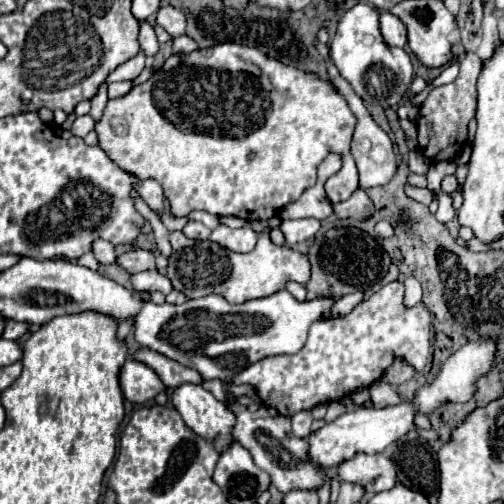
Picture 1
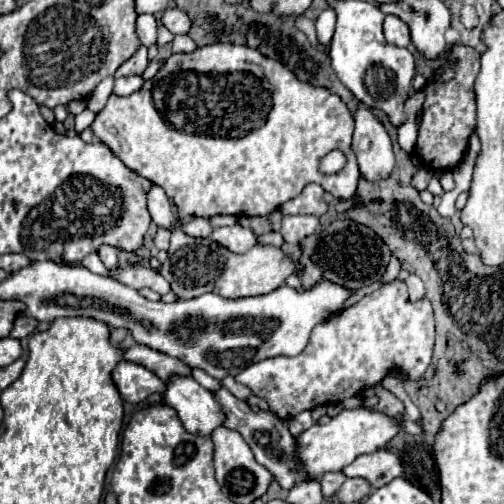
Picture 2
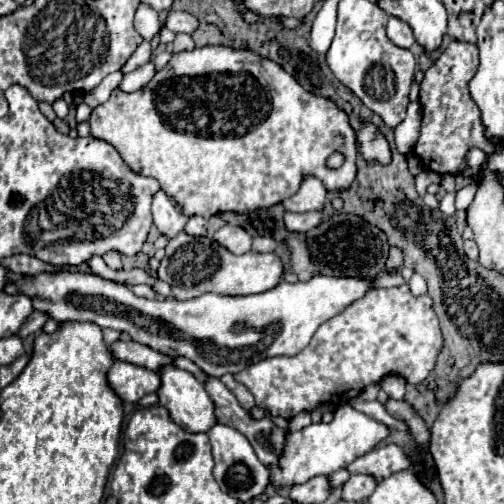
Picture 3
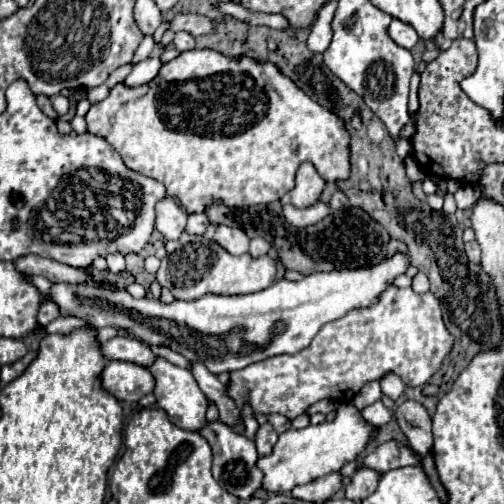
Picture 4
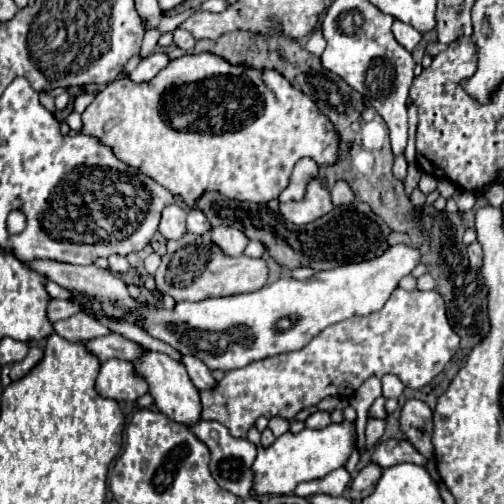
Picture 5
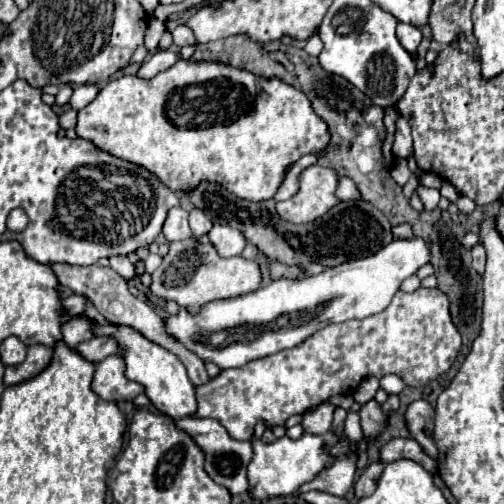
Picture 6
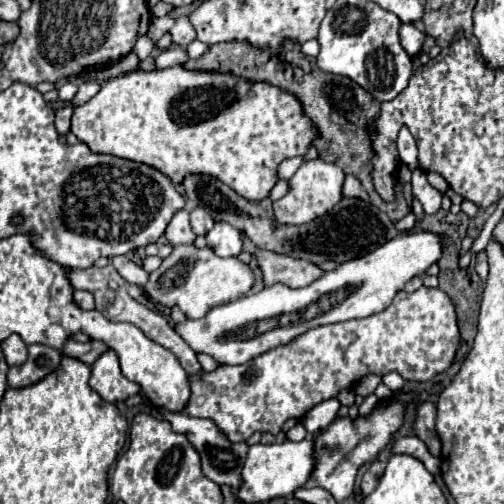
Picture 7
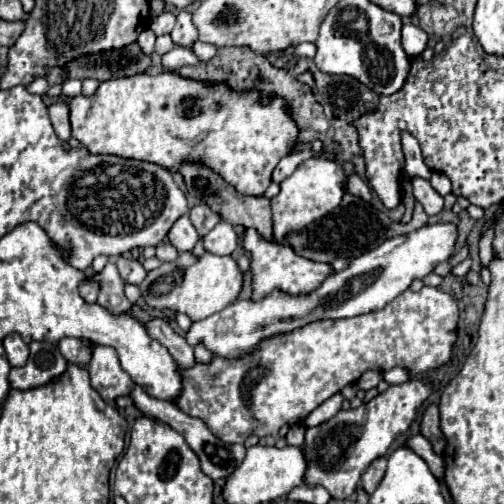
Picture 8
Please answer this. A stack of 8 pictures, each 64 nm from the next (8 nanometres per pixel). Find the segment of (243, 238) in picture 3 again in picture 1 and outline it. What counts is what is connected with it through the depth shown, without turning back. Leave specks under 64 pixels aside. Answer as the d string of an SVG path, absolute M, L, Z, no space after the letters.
M218 226L210 234L212 242L218 242L220 246L232 250L232 252L250 252L256 246L258 234L252 228L228 228Z

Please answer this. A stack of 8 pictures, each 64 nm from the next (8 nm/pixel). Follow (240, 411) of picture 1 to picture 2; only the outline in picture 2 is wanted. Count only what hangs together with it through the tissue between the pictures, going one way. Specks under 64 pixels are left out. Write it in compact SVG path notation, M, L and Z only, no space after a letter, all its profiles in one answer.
M220 386L220 388L214 392L214 398L216 398L216 402L222 406L222 412L224 412L224 416L226 416L224 426L230 428L230 430L236 428L236 430L242 434L242 438L244 438L244 440L248 442L248 446L252 448L256 460L258 460L266 470L270 470L270 472L276 476L276 480L278 480L278 484L280 484L282 488L290 490L294 484L306 480L304 472L292 468L292 462L294 462L294 456L296 456L296 440L294 440L294 436L288 432L288 422L286 422L286 420L280 420L280 418L274 416L272 412L264 412L264 410L258 412L258 414L254 414L254 412L252 412L250 408L246 408L246 406L240 408L240 410L234 414L234 402L244 402L244 400L238 400L236 396L232 396L224 386Z

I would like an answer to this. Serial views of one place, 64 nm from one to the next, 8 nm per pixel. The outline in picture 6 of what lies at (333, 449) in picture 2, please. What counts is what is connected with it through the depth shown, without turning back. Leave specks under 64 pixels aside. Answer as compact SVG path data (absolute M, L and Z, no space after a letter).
M326 432L322 436L304 434L298 440L290 440L288 436L282 436L272 444L264 444L252 438L254 456L248 464L248 482L250 482L248 496L254 500L264 500L264 498L274 498L274 496L296 494L304 482L310 482L322 468L332 464L332 458L326 448L334 444L336 440L338 436L334 432Z

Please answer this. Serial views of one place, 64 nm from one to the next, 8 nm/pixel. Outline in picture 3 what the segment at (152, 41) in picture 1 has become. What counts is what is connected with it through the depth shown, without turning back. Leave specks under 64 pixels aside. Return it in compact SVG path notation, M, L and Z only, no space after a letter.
M140 4L134 16L134 26L144 40L152 40L154 34L160 30L160 16L154 8L148 8L148 4Z

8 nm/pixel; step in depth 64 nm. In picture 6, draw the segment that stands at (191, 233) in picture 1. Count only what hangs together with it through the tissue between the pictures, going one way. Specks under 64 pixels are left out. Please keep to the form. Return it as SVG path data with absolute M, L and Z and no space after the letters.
M194 208L194 210L190 212L190 228L192 228L192 234L194 234L194 236L202 236L202 234L208 234L208 232L210 232L212 222L208 220L208 216L206 216L202 210Z

